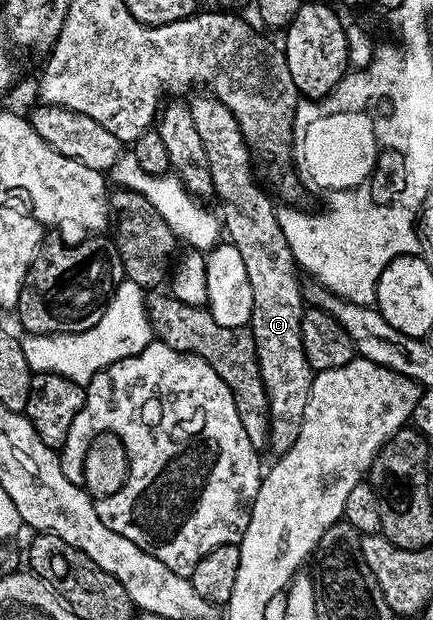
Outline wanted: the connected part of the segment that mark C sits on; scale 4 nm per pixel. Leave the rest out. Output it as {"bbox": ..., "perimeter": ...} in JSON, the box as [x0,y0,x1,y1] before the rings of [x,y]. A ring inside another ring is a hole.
{"bbox":[189,93,313,456],"perimeter":[[[199,93],[189,99],[193,125],[197,125],[197,133],[201,137],[201,145],[205,149],[205,157],[209,157],[209,173],[213,181],[214,198],[219,198],[218,214],[221,216],[221,227],[226,238],[241,252],[241,258],[249,276],[249,286],[253,289],[253,313],[249,330],[255,348],[257,361],[261,369],[261,381],[267,394],[267,412],[269,413],[269,429],[267,441],[270,450],[281,456],[293,449],[293,441],[301,434],[301,421],[305,421],[305,405],[309,405],[311,380],[313,372],[305,357],[305,345],[301,345],[301,317],[305,310],[303,298],[304,284],[299,283],[300,270],[297,268],[293,253],[289,249],[289,241],[285,241],[285,233],[279,224],[279,211],[271,204],[271,199],[259,188],[259,183],[251,173],[252,154],[249,152],[245,137],[239,128],[239,122],[229,113],[227,106],[210,93]]]}

